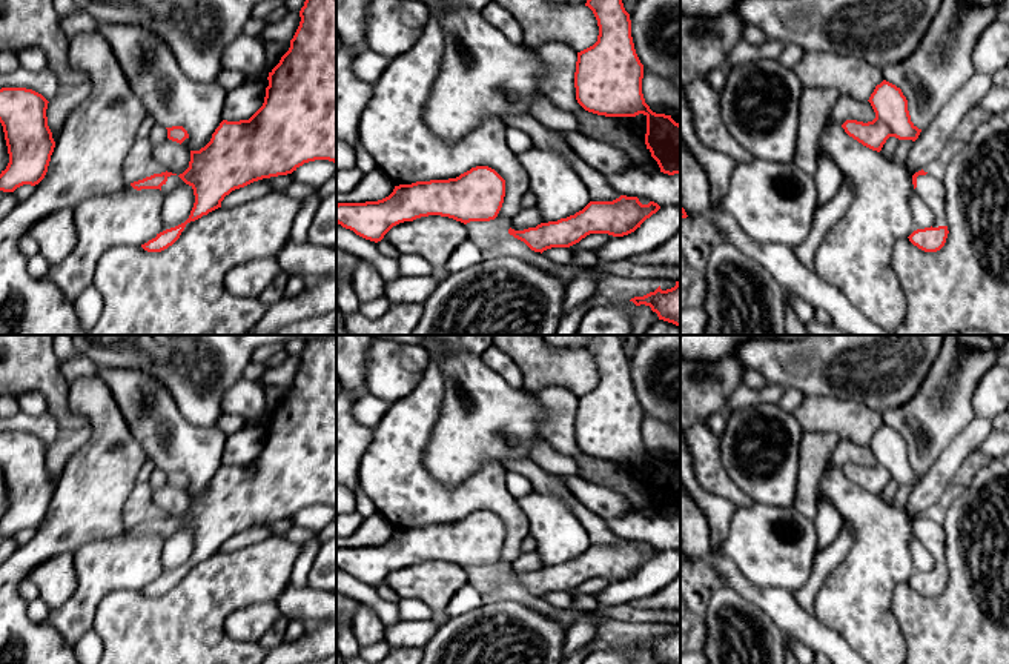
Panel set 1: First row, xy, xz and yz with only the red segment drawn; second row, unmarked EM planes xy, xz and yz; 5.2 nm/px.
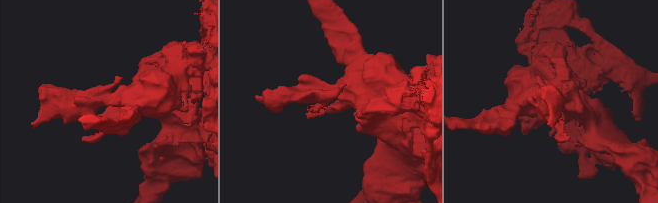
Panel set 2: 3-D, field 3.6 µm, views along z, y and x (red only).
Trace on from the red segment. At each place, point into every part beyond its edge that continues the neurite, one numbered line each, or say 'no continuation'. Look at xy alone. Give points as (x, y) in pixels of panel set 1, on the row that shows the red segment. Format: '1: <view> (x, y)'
1: xy (172, 182)

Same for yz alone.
1: yz (932, 191)

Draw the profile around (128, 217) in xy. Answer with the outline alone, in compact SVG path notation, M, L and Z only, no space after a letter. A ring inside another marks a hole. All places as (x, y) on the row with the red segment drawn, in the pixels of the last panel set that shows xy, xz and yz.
M131 183L112 194L91 197L74 211L77 244L45 280L55 284L75 304L92 283L101 255L115 246L141 246L166 231L164 194L160 189L137 191Z

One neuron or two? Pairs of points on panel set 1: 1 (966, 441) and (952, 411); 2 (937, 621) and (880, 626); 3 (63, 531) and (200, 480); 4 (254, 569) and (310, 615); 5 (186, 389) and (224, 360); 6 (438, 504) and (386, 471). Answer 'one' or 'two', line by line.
1: two
2: two
3: two
4: two
5: one
6: one

